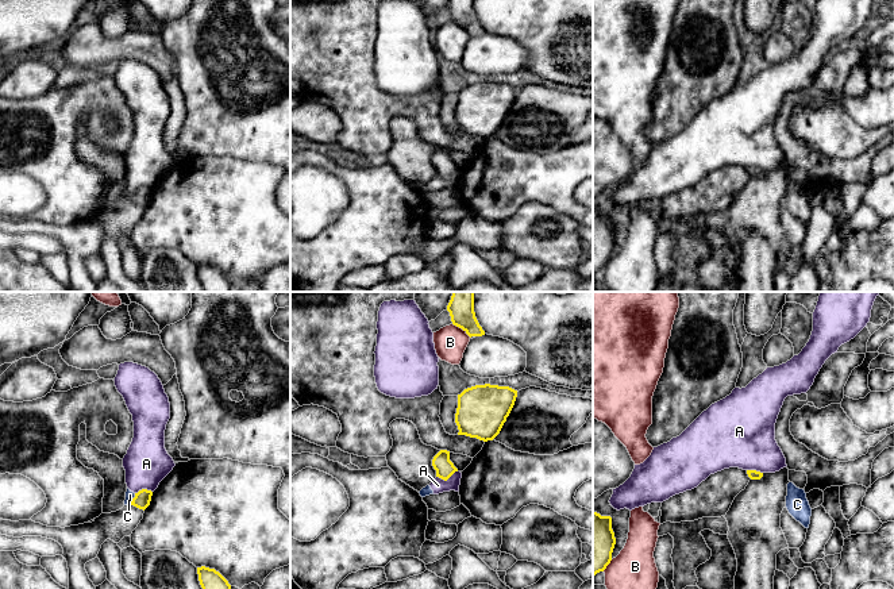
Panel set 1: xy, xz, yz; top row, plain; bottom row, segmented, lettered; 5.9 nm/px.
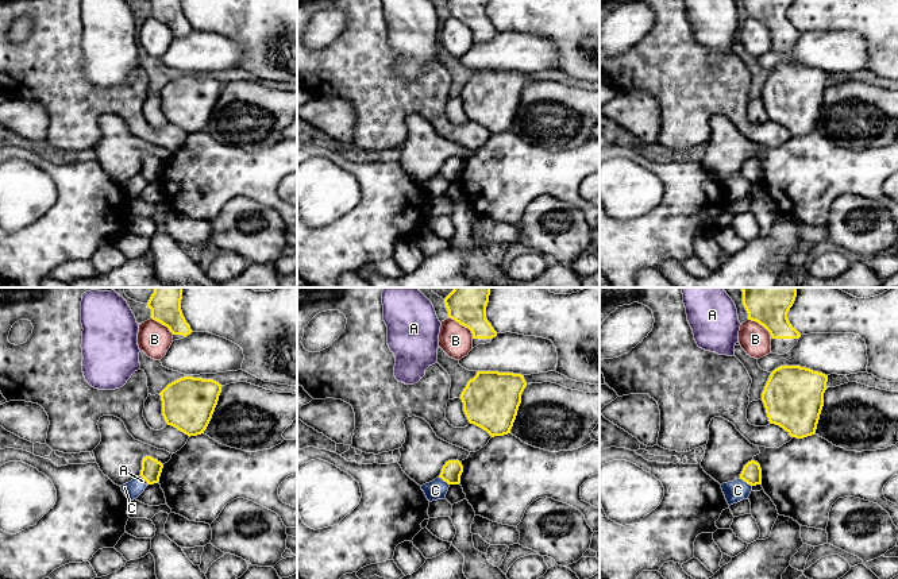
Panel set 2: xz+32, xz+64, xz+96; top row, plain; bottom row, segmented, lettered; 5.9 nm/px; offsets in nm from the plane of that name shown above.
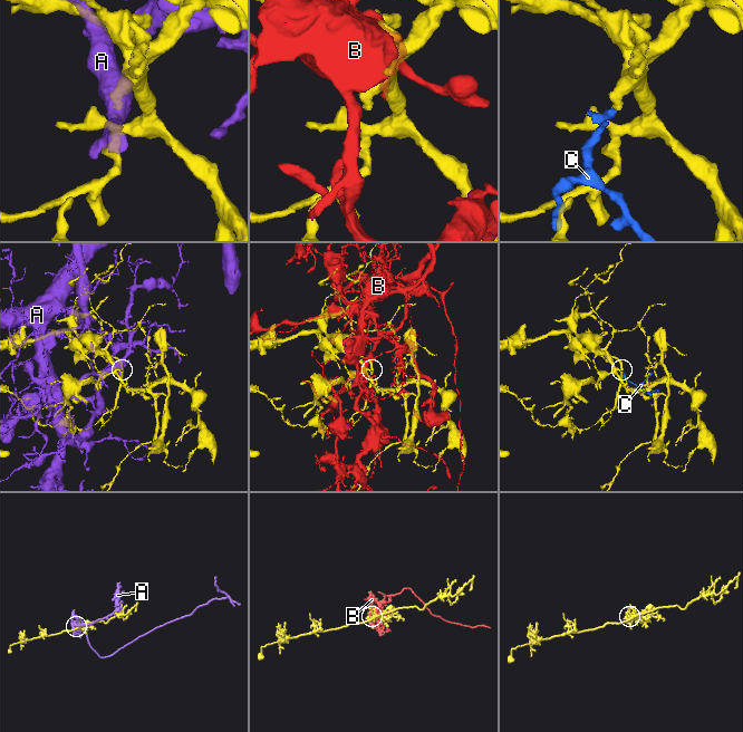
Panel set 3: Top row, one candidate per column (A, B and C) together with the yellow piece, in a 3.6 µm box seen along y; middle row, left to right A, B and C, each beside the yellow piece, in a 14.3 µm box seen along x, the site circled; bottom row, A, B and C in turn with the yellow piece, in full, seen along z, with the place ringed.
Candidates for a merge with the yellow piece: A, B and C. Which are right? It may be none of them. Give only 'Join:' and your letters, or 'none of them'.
Join: none of them

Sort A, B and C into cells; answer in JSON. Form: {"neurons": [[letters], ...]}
{"neurons": [["A", "C"], ["B"]]}

